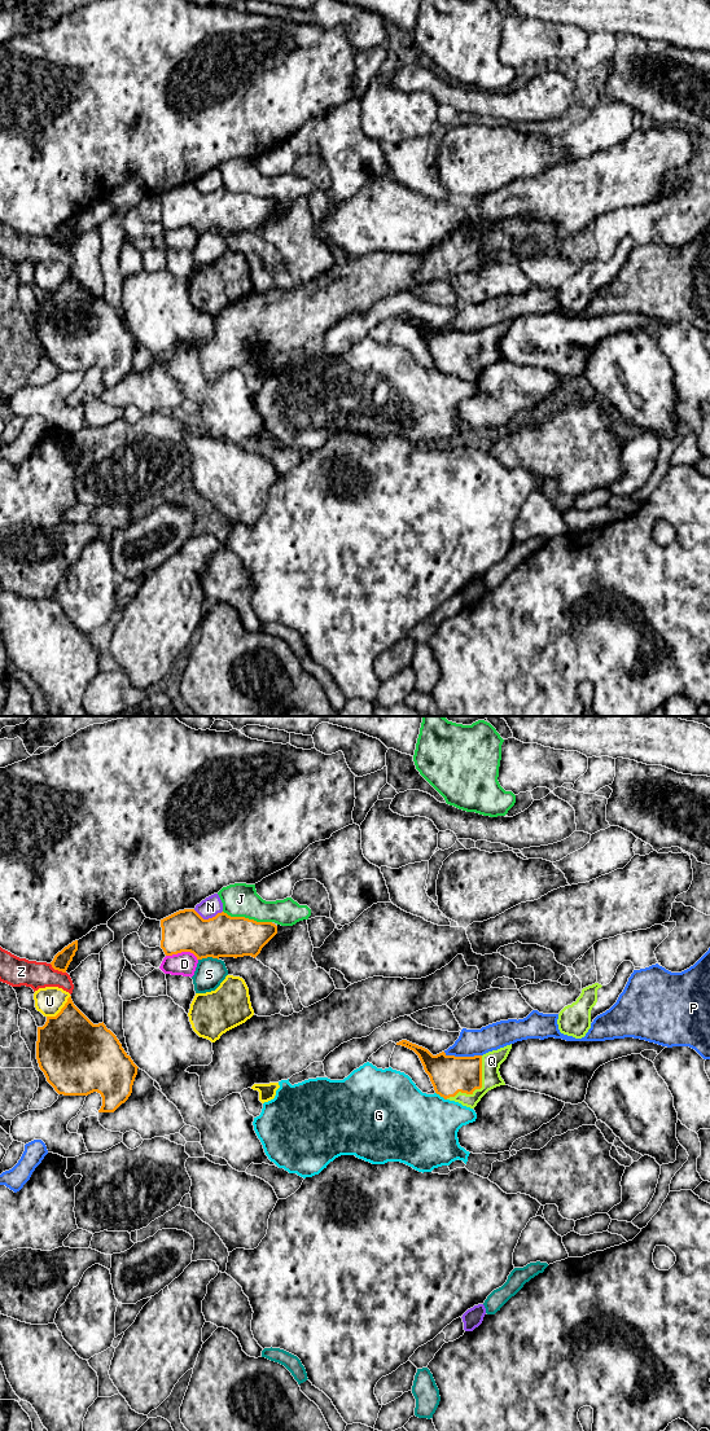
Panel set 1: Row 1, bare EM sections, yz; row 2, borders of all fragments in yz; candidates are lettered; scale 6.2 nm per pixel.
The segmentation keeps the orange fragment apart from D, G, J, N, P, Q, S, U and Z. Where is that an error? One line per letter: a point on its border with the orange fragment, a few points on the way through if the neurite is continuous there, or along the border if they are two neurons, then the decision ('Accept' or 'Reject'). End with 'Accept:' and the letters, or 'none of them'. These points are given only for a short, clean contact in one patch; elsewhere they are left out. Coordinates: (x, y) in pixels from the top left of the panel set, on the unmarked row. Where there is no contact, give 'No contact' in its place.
D: Touches orange at yz (183, 225). Reject
G: Touches orange at yz (441, 371). Reject
J: Touches orange at yz (248, 193). Reject
N: Touches orange at yz (209, 193). Reject
P: Touches orange at yz (463, 332). Reject
Q: Touches orange at yz (478, 363). Accept
S: Touches orange at yz (207, 231). Boundary: yz (218, 233), (202, 232), (198, 235). Reject
U: Touches orange at yz (61, 285). Reject
Z: Touches orange at yz (57, 244). Boundary: yz (49, 238), (65, 247). Reject
Accept: Q

